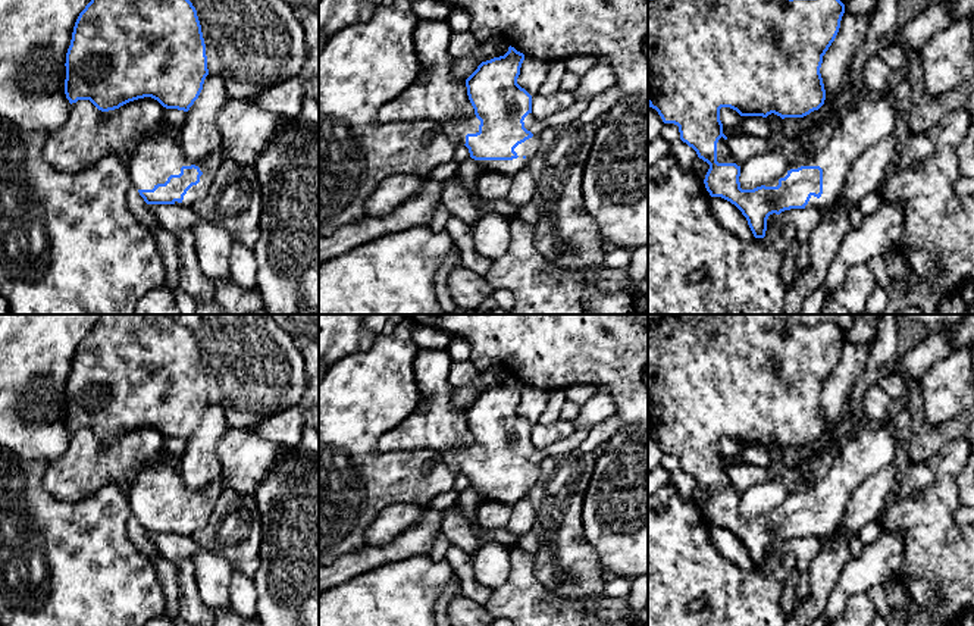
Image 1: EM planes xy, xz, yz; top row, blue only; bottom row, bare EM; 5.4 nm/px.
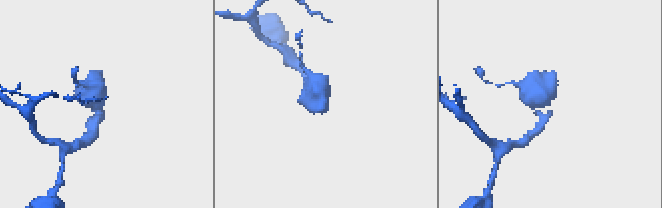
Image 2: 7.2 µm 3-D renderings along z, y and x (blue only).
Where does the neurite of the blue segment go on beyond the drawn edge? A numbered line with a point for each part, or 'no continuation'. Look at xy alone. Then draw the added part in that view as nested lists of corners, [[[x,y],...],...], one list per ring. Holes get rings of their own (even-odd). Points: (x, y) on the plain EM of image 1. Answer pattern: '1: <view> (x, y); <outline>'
1: xy (150, 491); [[[166,461],[141,469],[125,486],[131,514],[135,519],[153,519],[157,513],[165,513],[170,504],[179,504],[182,495],[198,495],[203,501],[200,511],[187,520],[181,532],[175,530],[173,533],[188,538],[207,526],[214,504],[223,491],[219,483],[214,483],[200,492],[191,492],[178,467]]]

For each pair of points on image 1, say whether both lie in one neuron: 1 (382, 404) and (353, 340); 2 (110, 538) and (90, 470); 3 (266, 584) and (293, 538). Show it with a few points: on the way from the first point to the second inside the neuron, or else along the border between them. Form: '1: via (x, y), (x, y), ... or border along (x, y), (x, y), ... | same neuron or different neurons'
1: border along (378, 334), (368, 349), (348, 353), (334, 363) | different neurons
2: border along (118, 481), (105, 484), (87, 498), (62, 500) | different neurons
3: via (278, 572), (293, 557), (293, 550) | same neuron

